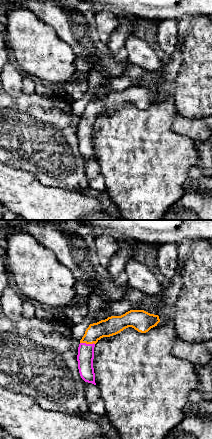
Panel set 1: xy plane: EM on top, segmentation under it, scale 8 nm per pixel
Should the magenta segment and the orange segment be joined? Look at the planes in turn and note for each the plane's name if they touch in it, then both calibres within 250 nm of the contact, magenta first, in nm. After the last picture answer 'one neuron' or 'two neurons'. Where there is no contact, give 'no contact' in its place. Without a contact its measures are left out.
meets magenta in xy; 130 nm thick on the magenta side, 150 nm on the other

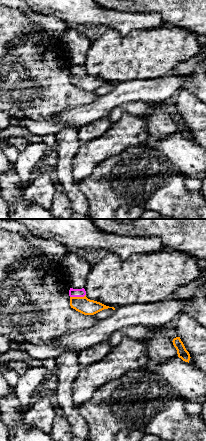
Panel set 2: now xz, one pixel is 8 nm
meets magenta in xz; 60 nm thick on the magenta side, 130 nm on the other

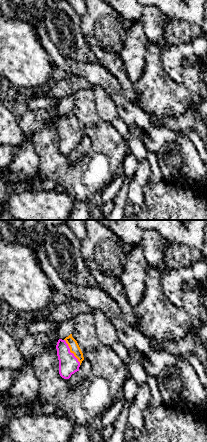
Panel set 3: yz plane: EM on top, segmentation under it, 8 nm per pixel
meets magenta in yz; 160 nm thick on the magenta side, 80 nm on the other

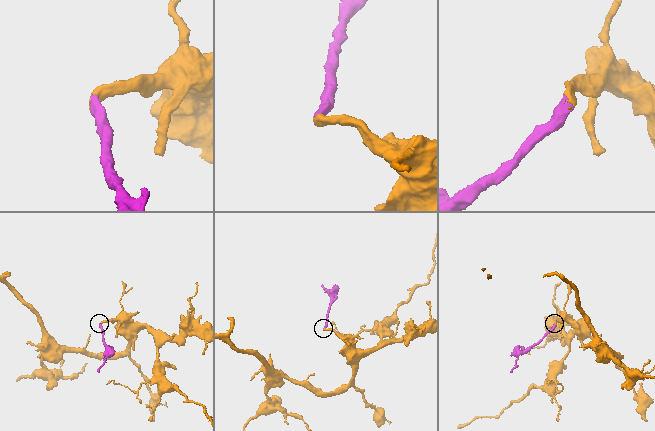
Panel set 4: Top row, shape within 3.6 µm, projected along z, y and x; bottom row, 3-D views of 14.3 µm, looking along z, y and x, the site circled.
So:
one neuron

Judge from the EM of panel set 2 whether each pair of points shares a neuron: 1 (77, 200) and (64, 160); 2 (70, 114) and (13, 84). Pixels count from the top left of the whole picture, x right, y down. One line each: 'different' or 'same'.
1: same
2: different

